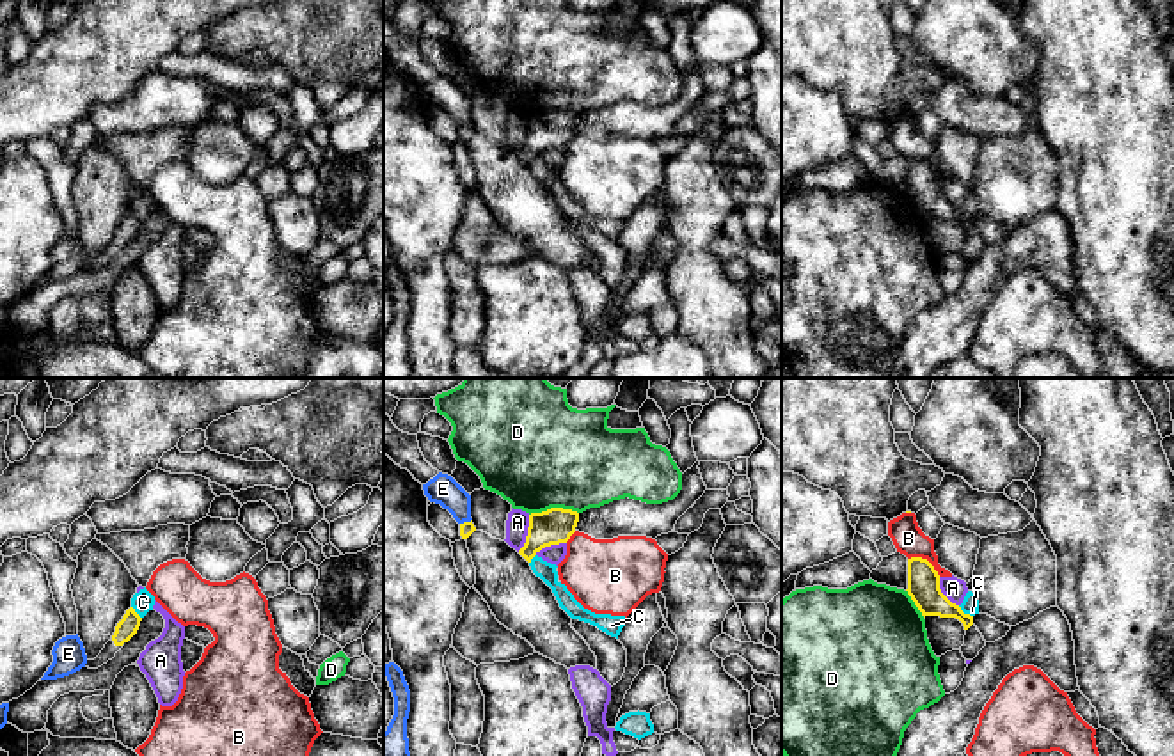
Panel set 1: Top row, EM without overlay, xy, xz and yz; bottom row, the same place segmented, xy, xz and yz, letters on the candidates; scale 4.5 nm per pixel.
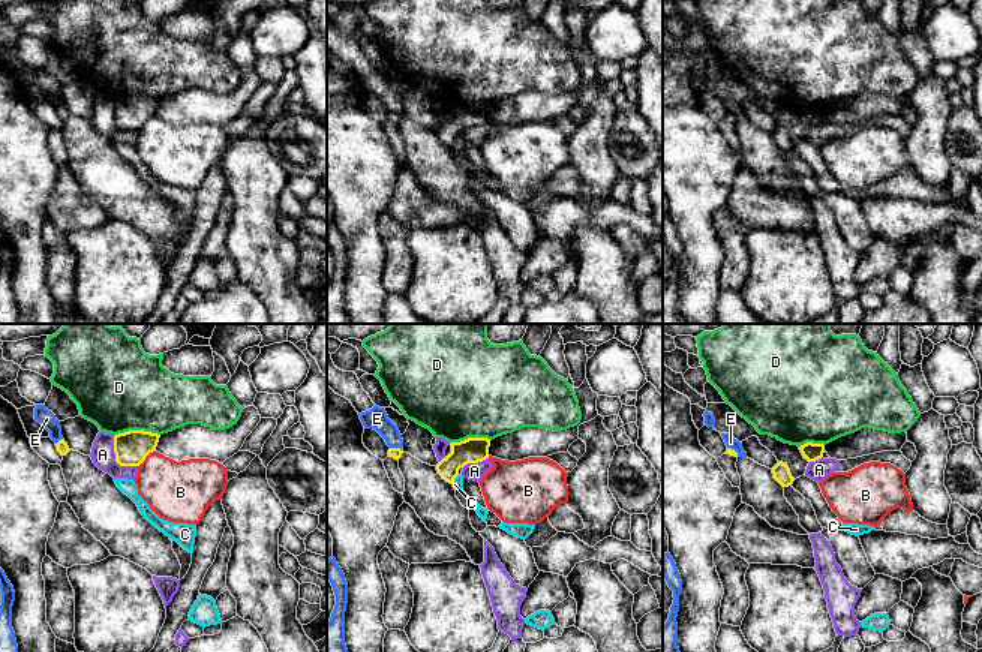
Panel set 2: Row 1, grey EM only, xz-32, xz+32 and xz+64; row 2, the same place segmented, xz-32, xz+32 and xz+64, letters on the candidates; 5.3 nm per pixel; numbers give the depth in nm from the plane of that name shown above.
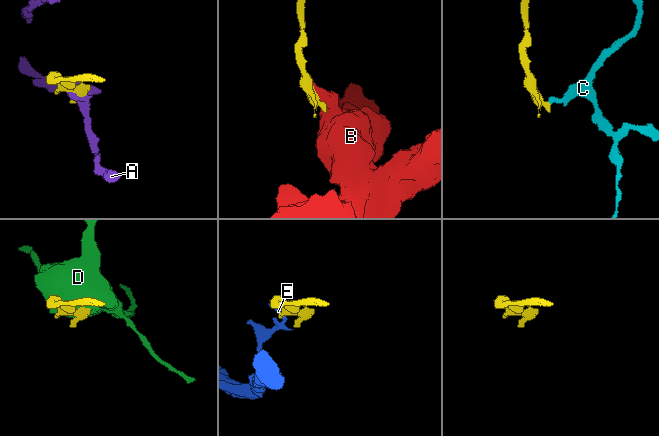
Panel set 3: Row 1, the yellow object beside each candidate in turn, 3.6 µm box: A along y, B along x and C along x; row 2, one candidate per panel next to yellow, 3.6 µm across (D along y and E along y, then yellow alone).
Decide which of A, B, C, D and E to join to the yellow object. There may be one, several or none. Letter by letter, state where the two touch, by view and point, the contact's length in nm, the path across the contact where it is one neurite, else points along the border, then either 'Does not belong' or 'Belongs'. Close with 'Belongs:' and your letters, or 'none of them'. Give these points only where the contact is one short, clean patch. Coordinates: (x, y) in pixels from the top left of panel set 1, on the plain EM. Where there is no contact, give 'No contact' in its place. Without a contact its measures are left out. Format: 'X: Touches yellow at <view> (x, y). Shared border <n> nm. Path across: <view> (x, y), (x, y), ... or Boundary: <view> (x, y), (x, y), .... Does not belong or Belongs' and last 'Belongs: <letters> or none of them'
A: Touches yellow at xz (528, 135). Shared border 180 nm. Boundary: xz (530, 118), (526, 144), (517, 153). Does not belong
B: Touches yellow at yz (926, 162). Shared border 170 nm. Does not belong
C: Touches yellow at yz (963, 215). Shared border 90 nm. Boundary: yz (958, 208), (972, 219). Does not belong
D: Touches yellow at xz (553, 110). Shared border 220 nm. Boundary: xz (578, 114), (551, 110), (530, 118). Does not belong
E: Touches yellow at xz (466, 125). Shared border 60 nm. Boundary: xz (471, 121), (460, 126). Does not belong
Belongs: none of them

